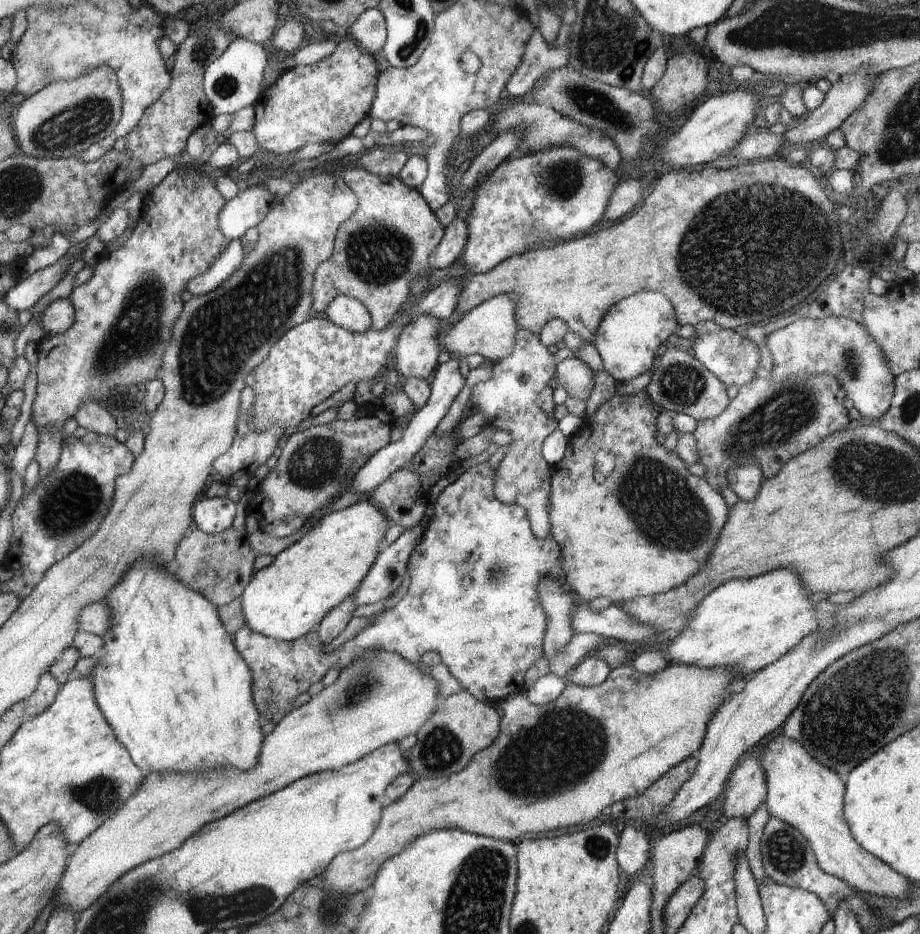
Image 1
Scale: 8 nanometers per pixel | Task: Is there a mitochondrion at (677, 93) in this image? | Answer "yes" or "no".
no

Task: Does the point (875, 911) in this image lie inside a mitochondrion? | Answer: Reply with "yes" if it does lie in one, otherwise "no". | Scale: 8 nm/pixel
no

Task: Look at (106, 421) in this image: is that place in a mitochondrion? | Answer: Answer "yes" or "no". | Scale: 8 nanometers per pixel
no

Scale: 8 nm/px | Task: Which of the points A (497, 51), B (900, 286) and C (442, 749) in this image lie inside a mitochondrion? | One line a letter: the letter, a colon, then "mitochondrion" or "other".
A: other
B: other
C: mitochondrion

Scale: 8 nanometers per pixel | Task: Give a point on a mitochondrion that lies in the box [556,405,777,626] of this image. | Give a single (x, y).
(666, 510)

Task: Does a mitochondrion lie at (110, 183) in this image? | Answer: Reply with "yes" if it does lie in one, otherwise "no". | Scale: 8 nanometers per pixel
no

